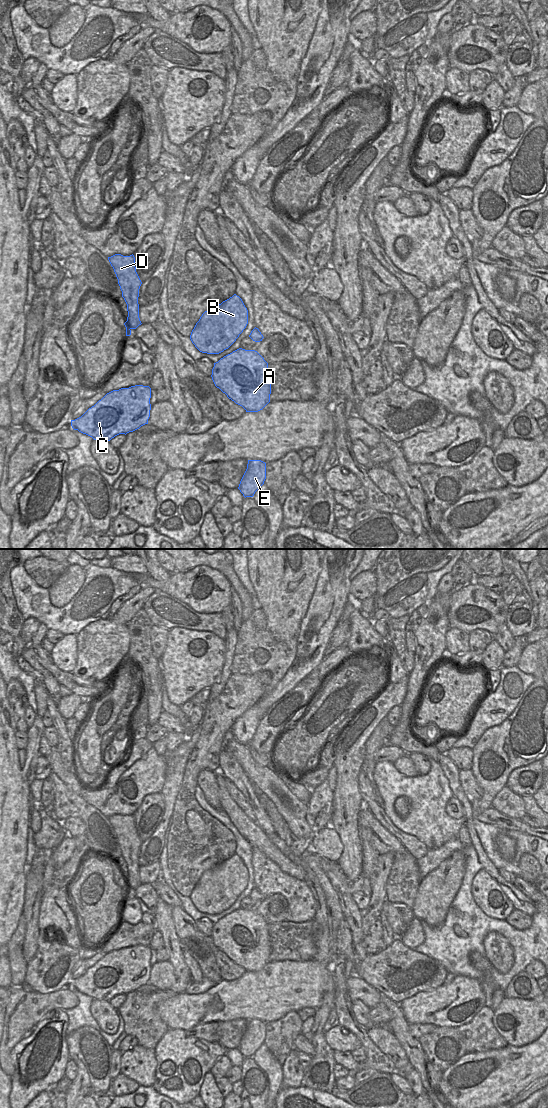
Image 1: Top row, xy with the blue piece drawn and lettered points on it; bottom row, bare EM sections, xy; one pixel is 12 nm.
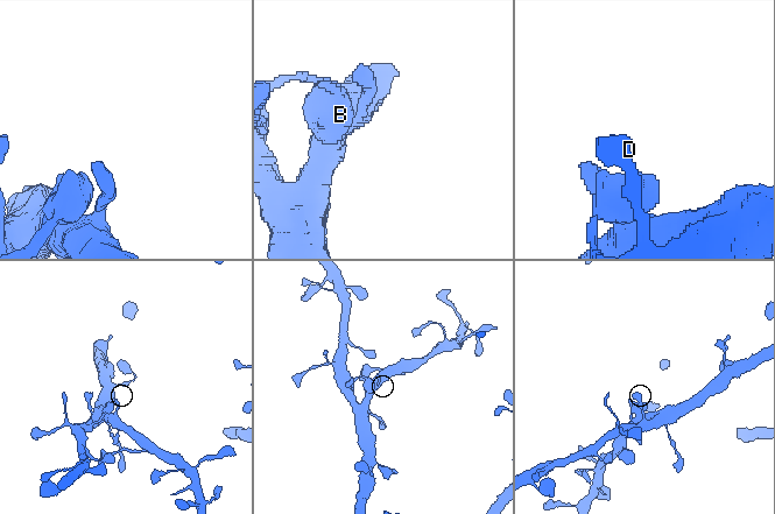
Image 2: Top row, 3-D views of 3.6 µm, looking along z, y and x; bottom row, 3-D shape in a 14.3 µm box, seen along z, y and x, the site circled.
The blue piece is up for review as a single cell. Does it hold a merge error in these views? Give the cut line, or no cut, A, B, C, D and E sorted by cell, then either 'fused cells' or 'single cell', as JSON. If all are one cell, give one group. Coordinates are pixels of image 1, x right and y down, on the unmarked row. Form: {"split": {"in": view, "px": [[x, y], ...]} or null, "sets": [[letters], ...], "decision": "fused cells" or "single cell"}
{"split": null, "sets": [["A", "B", "C", "D", "E"]], "decision": "single cell"}

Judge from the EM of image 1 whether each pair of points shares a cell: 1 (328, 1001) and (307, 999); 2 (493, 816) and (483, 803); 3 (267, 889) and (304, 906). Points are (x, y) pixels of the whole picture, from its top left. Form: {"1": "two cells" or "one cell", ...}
{"1": "two cells", "2": "two cells", "3": "one cell"}

